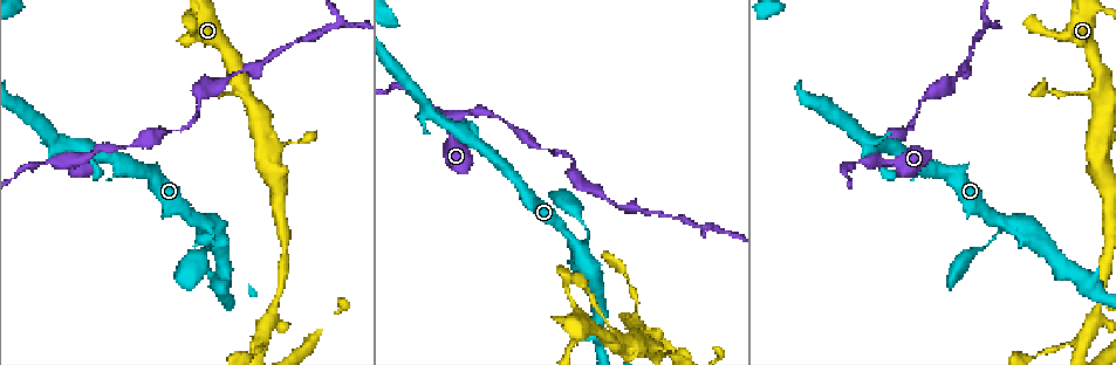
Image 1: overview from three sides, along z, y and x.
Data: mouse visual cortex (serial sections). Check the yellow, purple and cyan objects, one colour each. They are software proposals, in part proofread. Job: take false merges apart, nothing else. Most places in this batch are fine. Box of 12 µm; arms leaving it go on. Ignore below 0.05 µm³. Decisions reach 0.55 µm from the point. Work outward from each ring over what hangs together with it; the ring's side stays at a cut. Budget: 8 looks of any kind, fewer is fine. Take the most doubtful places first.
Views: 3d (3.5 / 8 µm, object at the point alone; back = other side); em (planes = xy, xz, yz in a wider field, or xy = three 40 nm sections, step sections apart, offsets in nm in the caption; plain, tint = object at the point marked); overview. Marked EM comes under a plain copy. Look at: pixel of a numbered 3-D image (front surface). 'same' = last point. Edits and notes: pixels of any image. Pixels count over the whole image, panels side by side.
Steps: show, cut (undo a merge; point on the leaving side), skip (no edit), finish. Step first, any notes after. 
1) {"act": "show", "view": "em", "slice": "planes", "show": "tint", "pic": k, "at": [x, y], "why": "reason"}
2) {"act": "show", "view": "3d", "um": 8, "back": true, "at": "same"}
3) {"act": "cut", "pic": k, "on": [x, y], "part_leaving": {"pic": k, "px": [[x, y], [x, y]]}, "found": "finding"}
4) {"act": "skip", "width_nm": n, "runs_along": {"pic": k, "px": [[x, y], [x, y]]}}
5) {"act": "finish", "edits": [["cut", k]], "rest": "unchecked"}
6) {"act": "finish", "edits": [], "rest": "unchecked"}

{"act": "show", "view": "3d", "um": 3.5, "pic": 1, "at": [74, 163], "why": "sharp bend"}

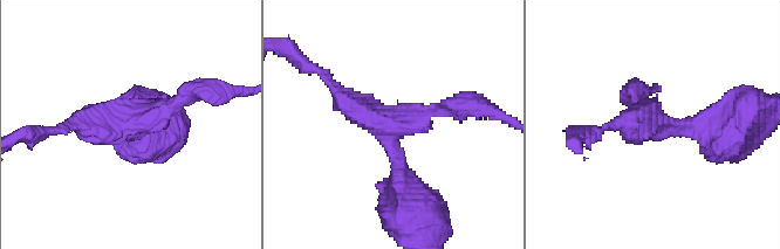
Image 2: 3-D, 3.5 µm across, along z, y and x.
{"act": "show", "view": "em", "slice": "xy", "step": 5, "show": "tint", "pic": 2, "at": [129, 130], "arms": 3, "arm_widths_nm": [200, 300, 450], "why": "shape alone is not enough"}

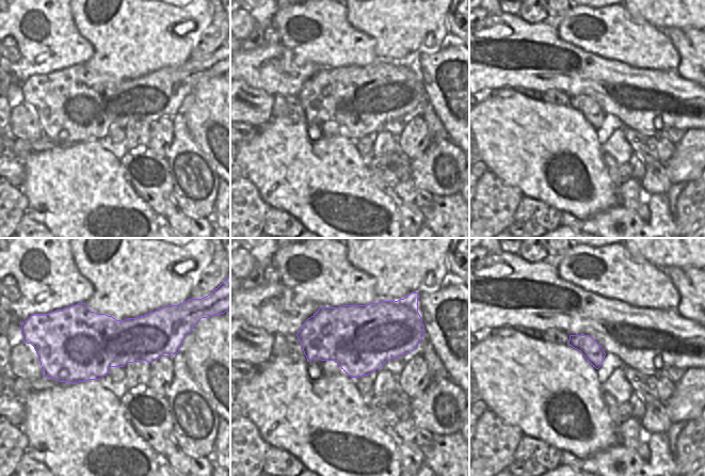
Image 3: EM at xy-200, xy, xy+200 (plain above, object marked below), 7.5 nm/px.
{"act": "skip", "runs_along": {"pic": 2, "px": [[411, 206], [392, 131], [453, 106]]}, "found": "one cell here"}

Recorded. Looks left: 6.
{"act": "show", "view": "3d", "um": 3.5, "pic": 1, "at": [714, 230], "why": "three-way junction"}

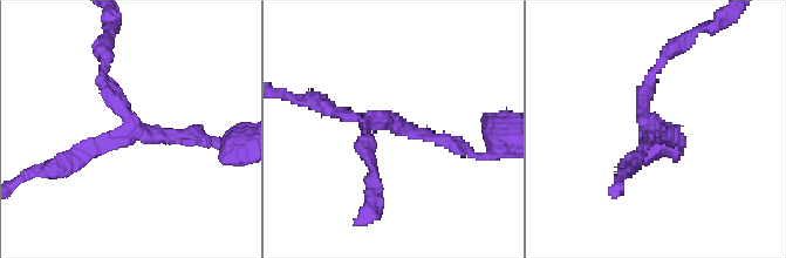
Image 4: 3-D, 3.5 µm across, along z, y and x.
{"act": "show", "view": "em", "slice": "xy", "step": 5, "show": "tint", "pic": 4, "at": [128, 130], "arms": 3, "arm_widths_nm": [150, 150, 150]}

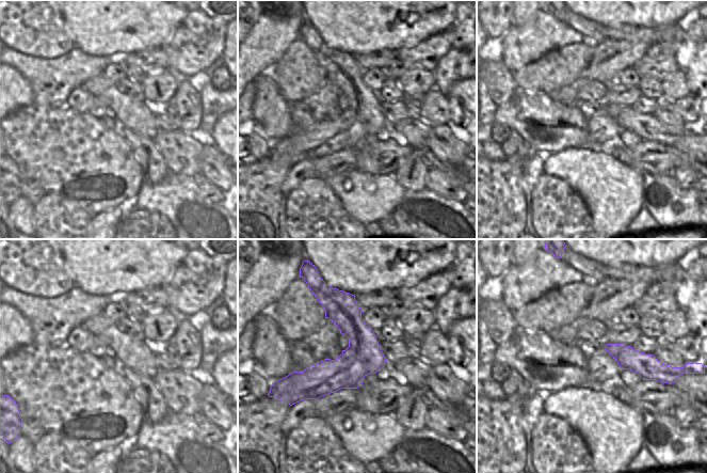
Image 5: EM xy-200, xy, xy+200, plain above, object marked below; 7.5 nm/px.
{"act": "show", "view": "em", "slice": "xy", "step": 3, "show": "tint", "at": "same", "why": "cut it another way"}

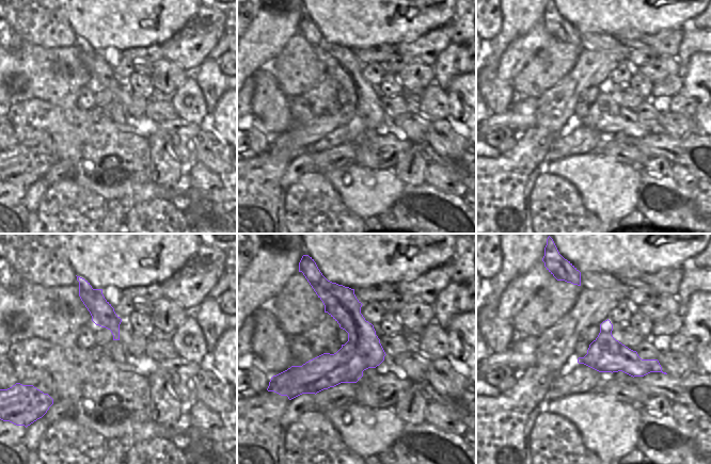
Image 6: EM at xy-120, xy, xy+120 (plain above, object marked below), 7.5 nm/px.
{"act": "skip", "runs_along": {"pic": 4, "px": [[323, 104], [464, 147]]}, "found": "continuous, no second cell"}

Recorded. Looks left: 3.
{"act": "show", "view": "3d", "um": 3.5, "back": true, "pic": 1, "at": [580, 250]}

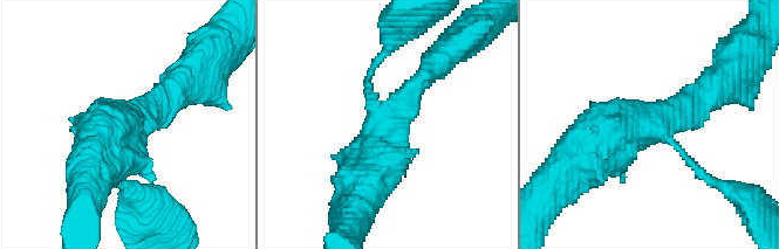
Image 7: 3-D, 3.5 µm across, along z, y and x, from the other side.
{"act": "show", "view": "em", "slice": "xy", "step": 3, "show": "tint", "pic": 7, "at": [655, 121], "arms": 3, "arm_widths_nm": [100, 300, 450]}

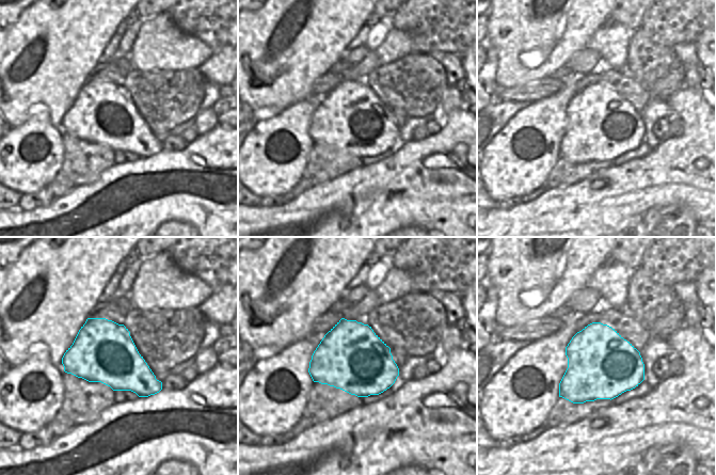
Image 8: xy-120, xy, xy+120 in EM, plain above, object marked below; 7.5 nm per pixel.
{"act": "skip", "runs_along": {"pic": 7, "px": [[436, 63], [389, 117], [357, 180]]}, "found": "continuous, no second cell"}

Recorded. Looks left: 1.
{"act": "finish", "edits": [], "rest": "unchecked"}

